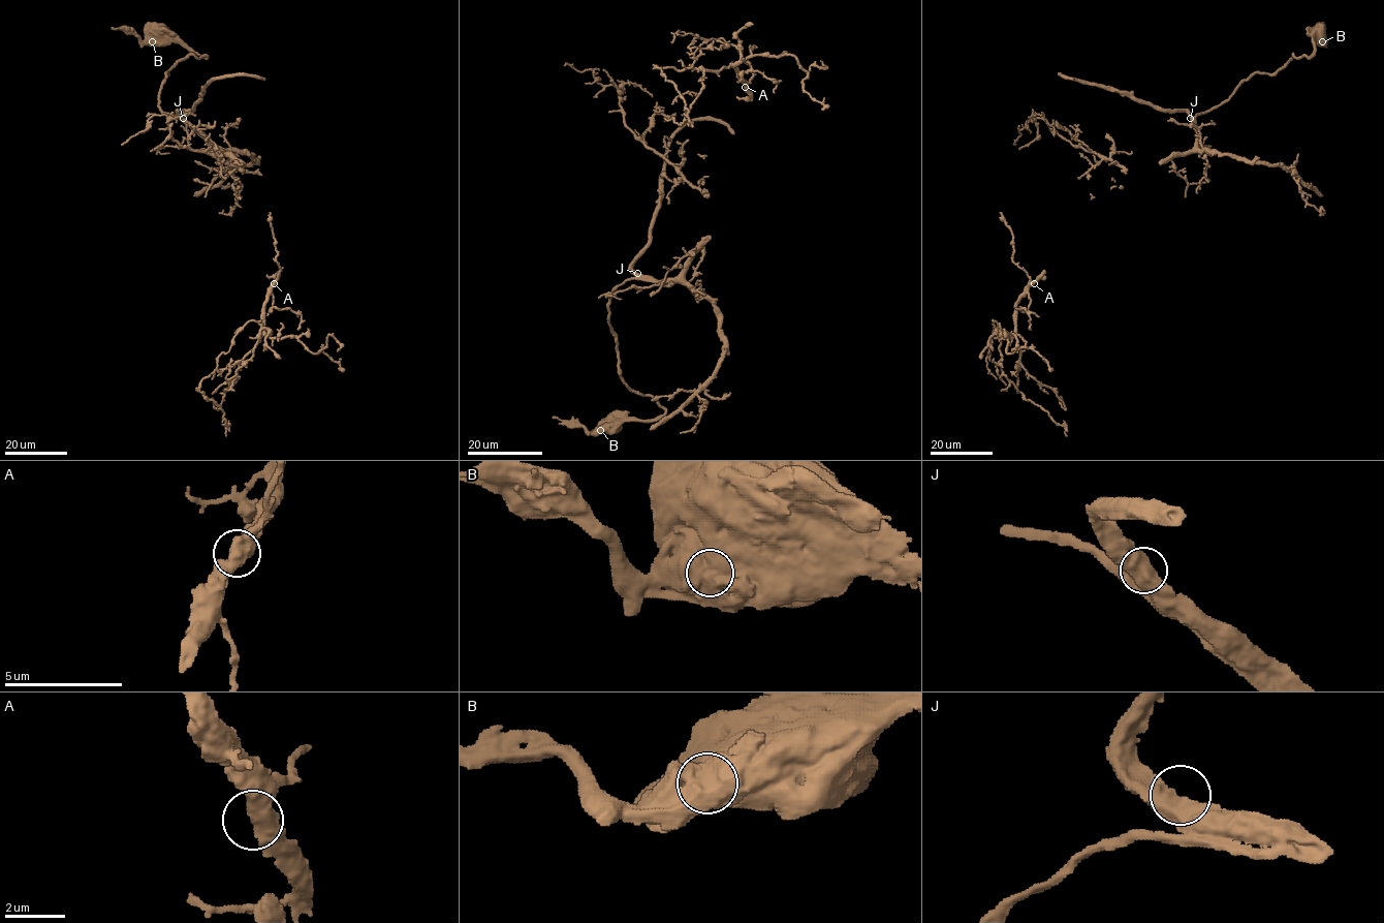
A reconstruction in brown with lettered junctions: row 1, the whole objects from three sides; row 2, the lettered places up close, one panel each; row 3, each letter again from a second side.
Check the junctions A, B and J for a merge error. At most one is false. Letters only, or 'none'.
B

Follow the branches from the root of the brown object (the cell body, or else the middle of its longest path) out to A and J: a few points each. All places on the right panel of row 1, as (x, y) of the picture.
A: (1316, 31), (1310, 56), (1198, 114), (1191, 150), (1102, 159), (1091, 200), (1010, 226), (1034, 283)
J: (1316, 31), (1315, 51), (1310, 56), (1296, 58), (1293, 55), (1271, 74), (1253, 72), (1227, 99), (1190, 118)

